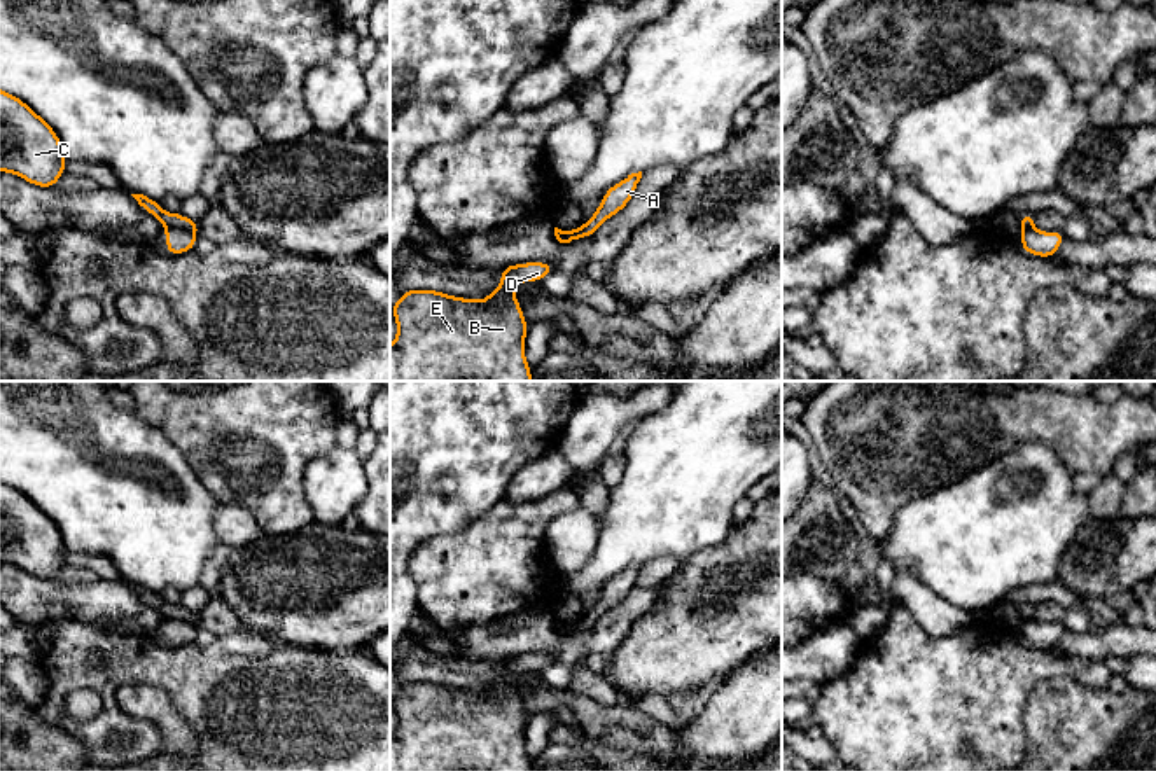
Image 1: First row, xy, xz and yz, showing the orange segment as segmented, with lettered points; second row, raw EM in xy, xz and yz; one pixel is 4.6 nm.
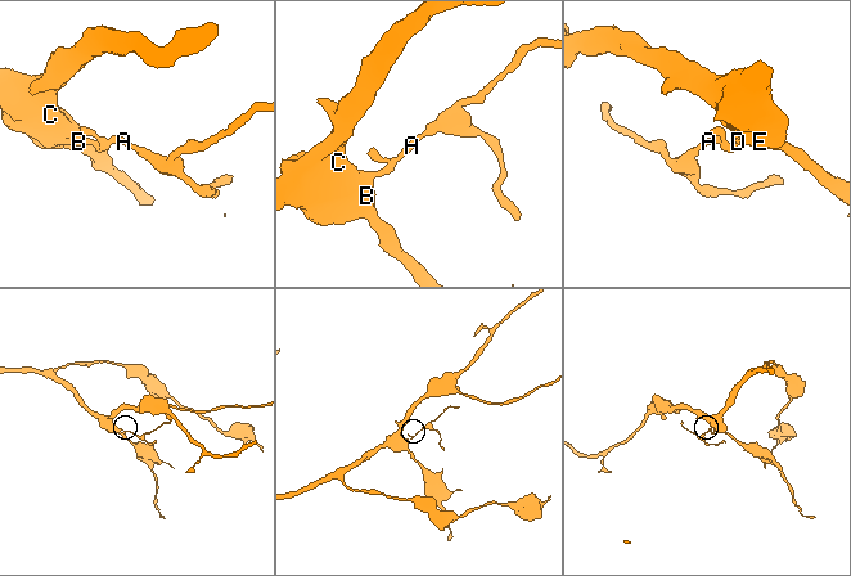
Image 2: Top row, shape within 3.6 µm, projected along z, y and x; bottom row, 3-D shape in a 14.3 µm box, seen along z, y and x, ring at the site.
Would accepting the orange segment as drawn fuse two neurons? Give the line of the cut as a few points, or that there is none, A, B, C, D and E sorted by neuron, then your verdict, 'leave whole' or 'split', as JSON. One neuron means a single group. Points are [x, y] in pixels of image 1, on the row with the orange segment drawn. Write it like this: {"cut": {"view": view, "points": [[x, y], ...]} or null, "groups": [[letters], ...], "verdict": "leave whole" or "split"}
{"cut": {"view": "xy", "points": [[165, 228], [184, 228], [193, 233]]}, "groups": [["A"], ["B", "C", "D", "E"]], "verdict": "split"}

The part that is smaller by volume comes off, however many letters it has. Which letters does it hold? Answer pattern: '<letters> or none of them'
A

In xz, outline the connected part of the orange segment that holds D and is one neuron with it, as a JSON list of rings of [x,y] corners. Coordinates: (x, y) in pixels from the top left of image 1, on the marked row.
[[[549,262],[502,267],[502,283],[484,299],[463,299],[437,290],[404,290],[390,309],[397,339],[390,346],[390,381],[532,381],[525,358],[528,323],[512,287],[540,281],[553,273]]]

